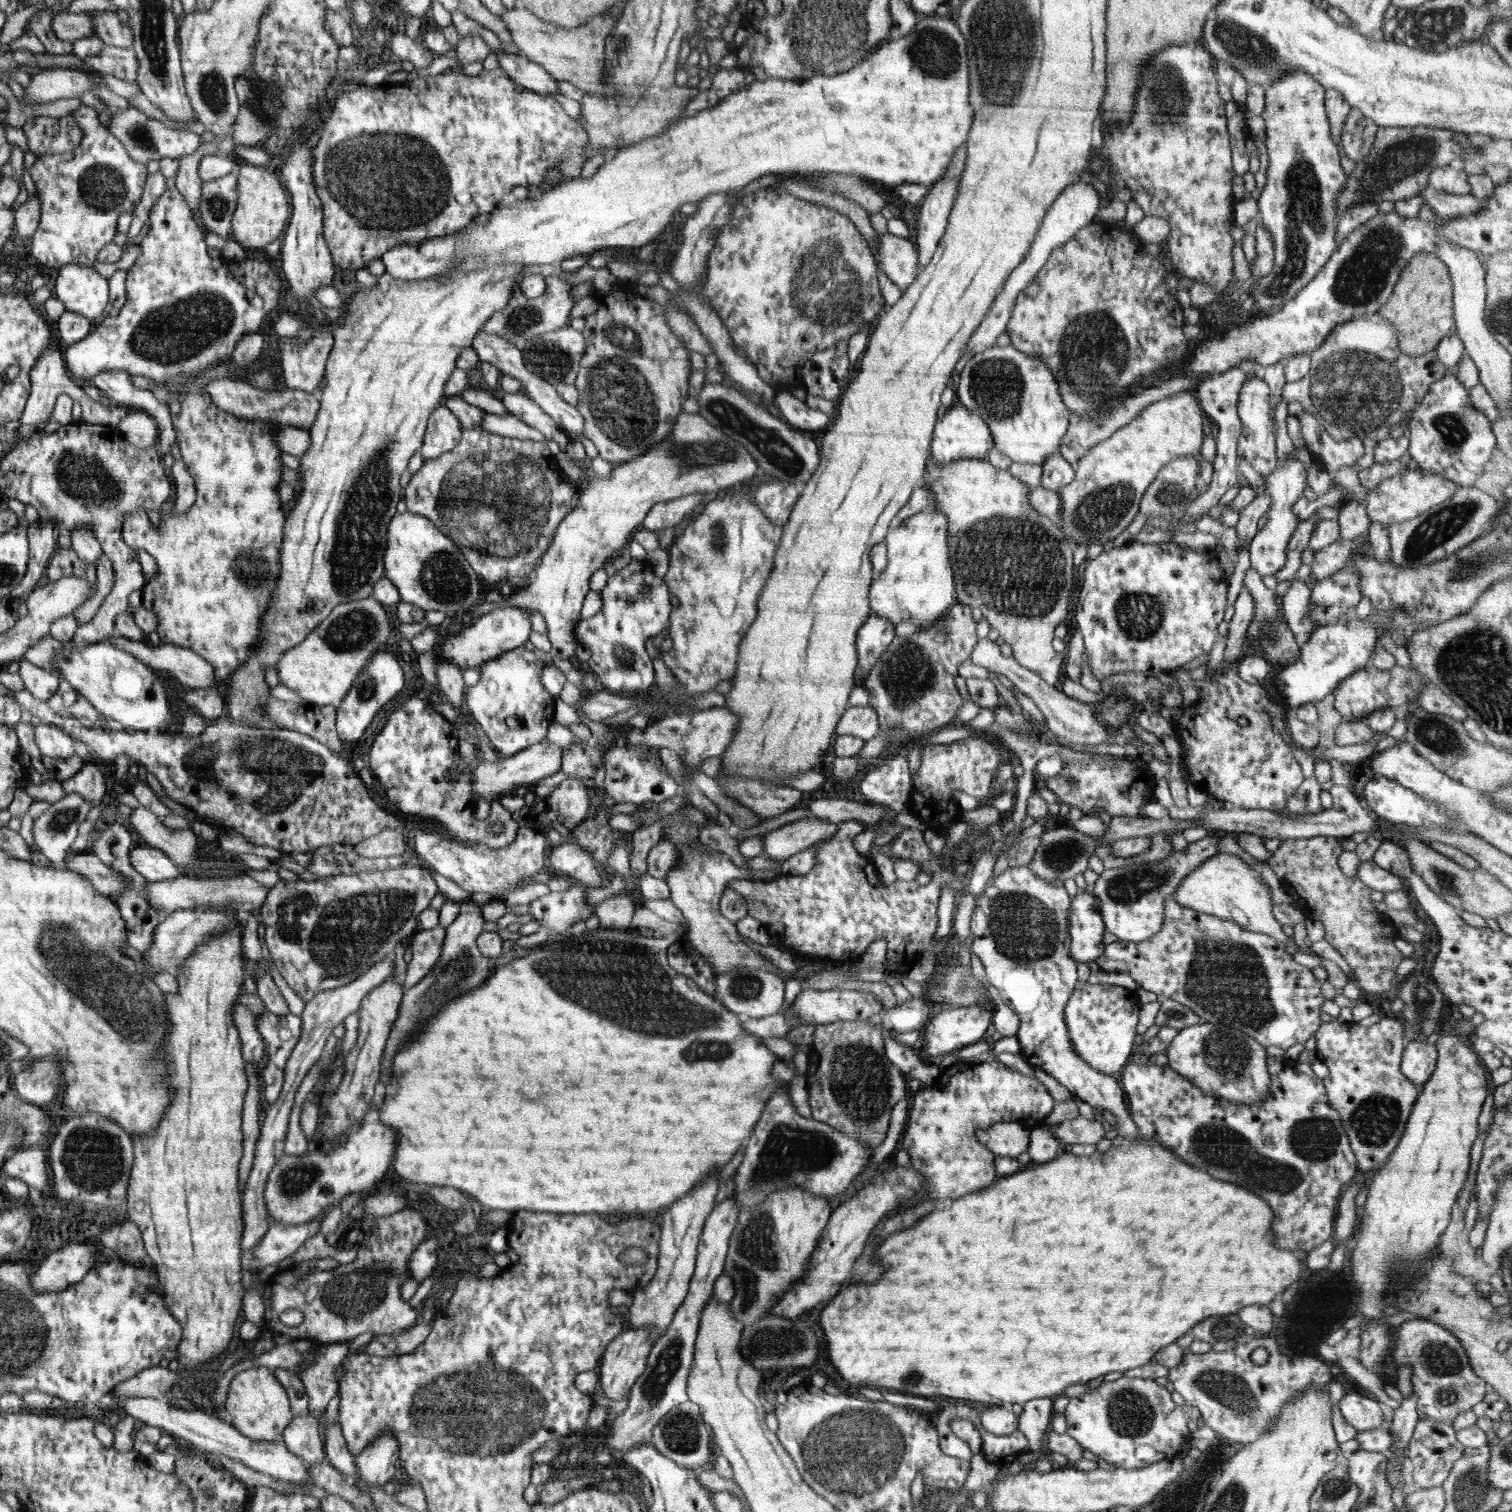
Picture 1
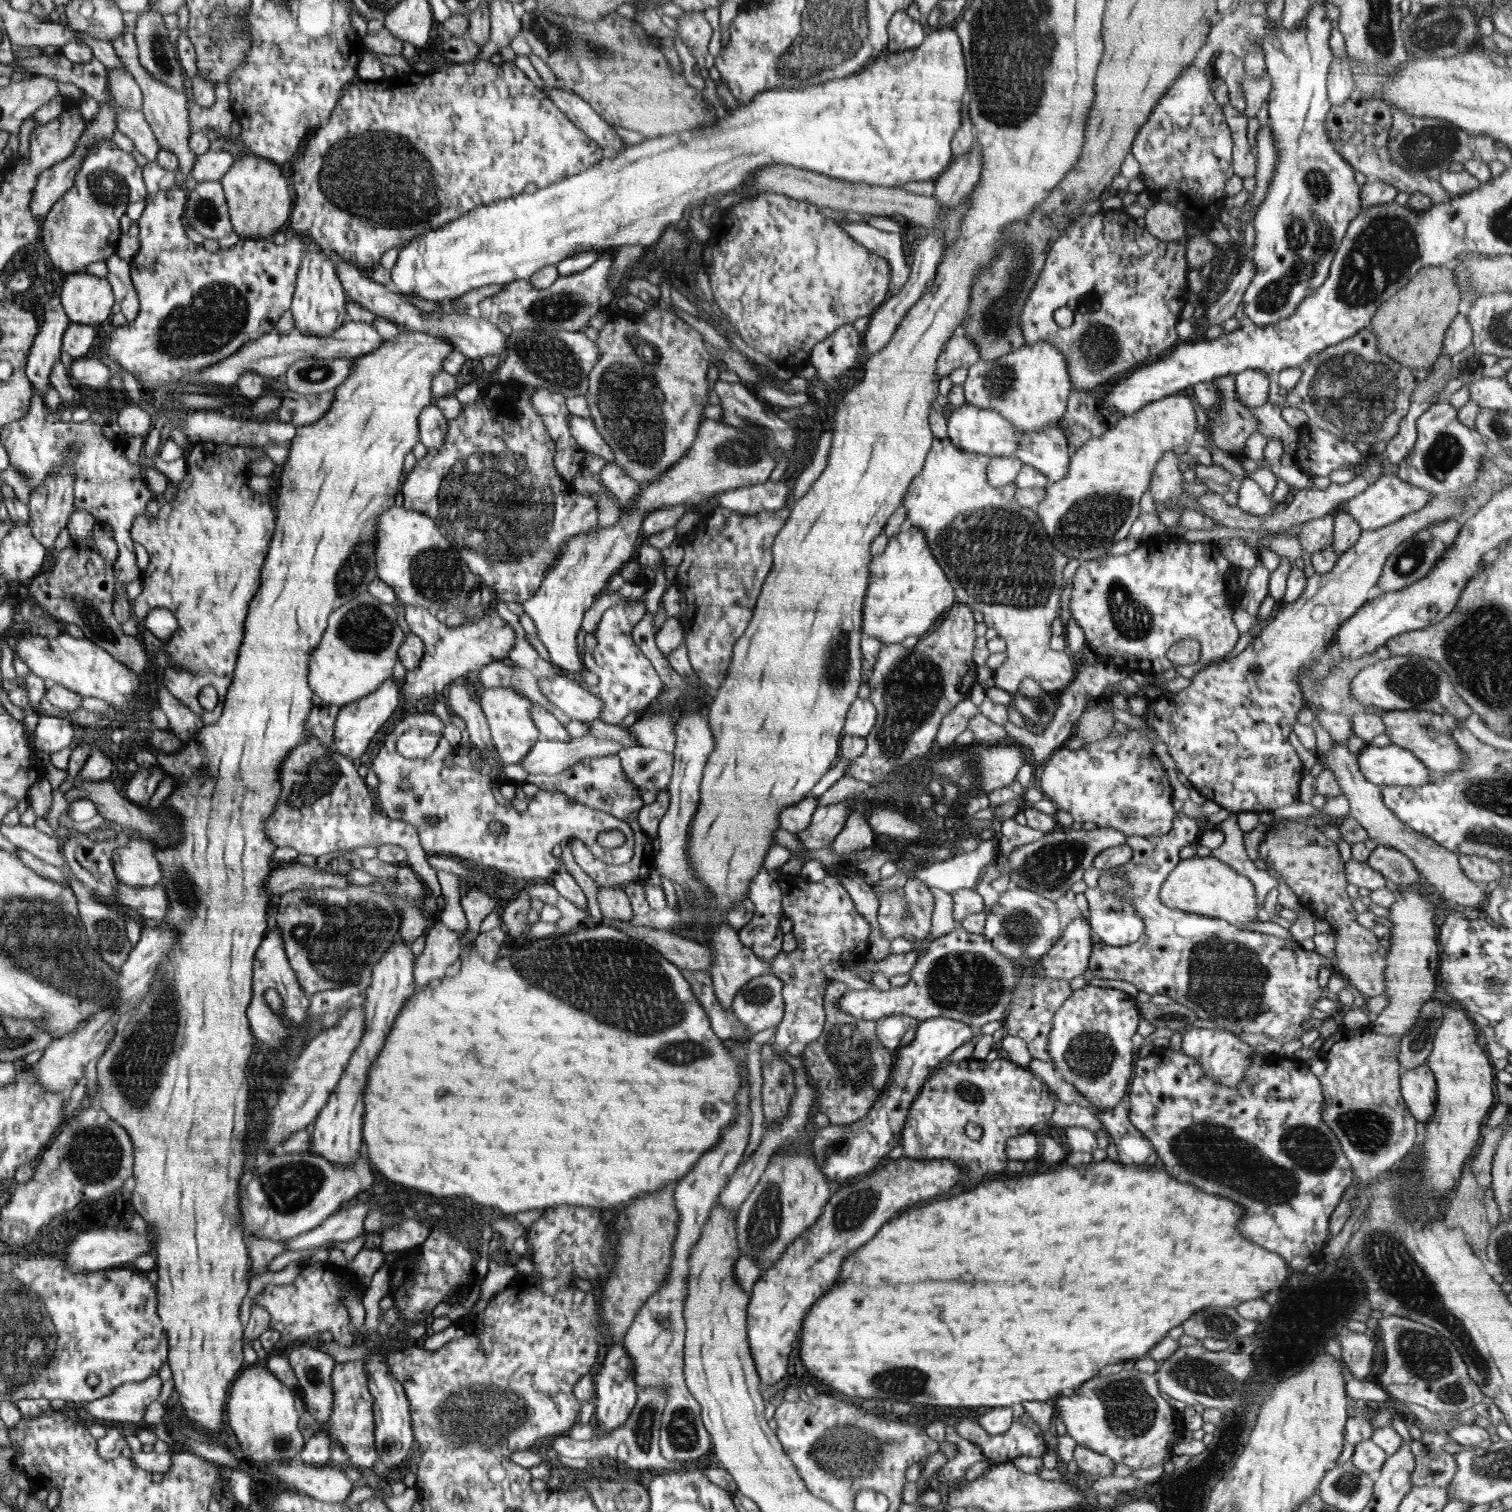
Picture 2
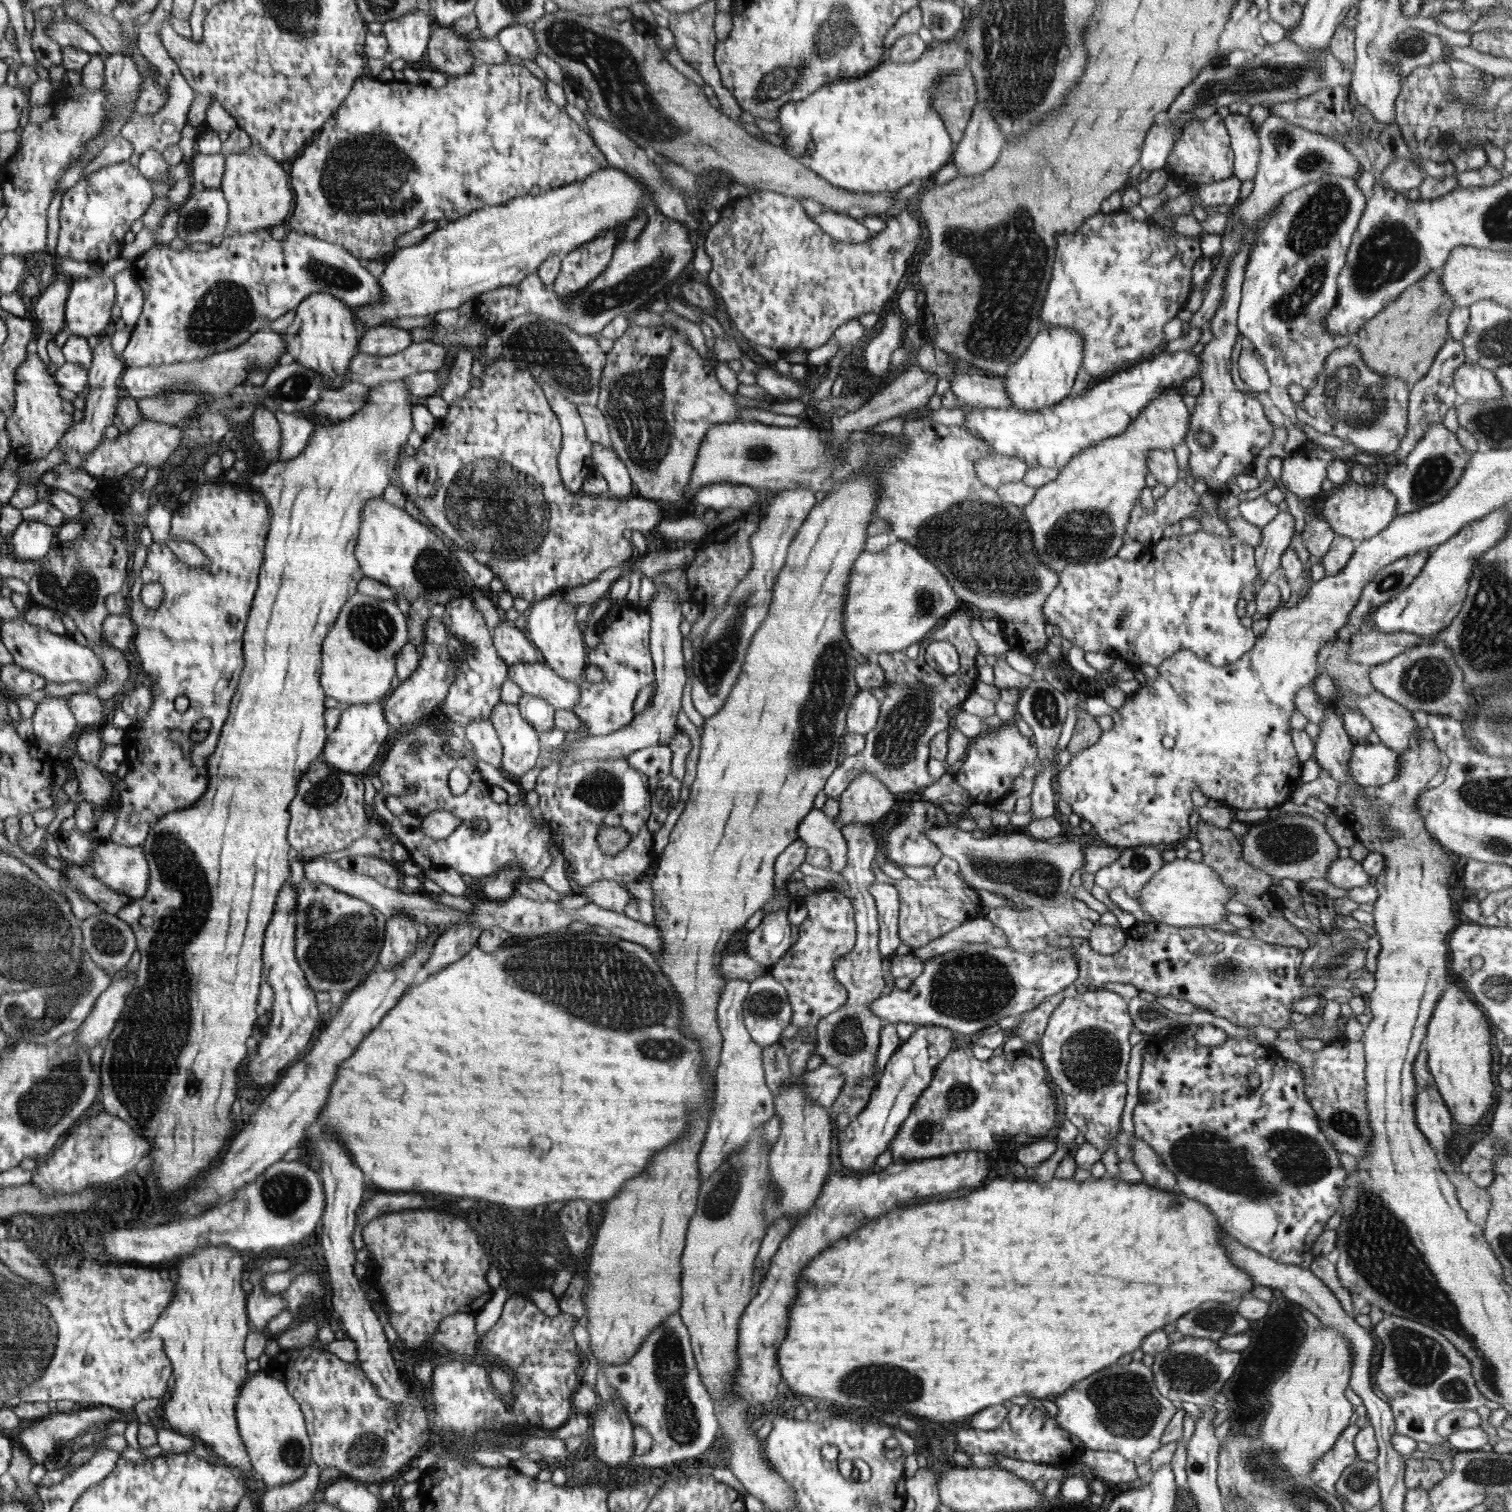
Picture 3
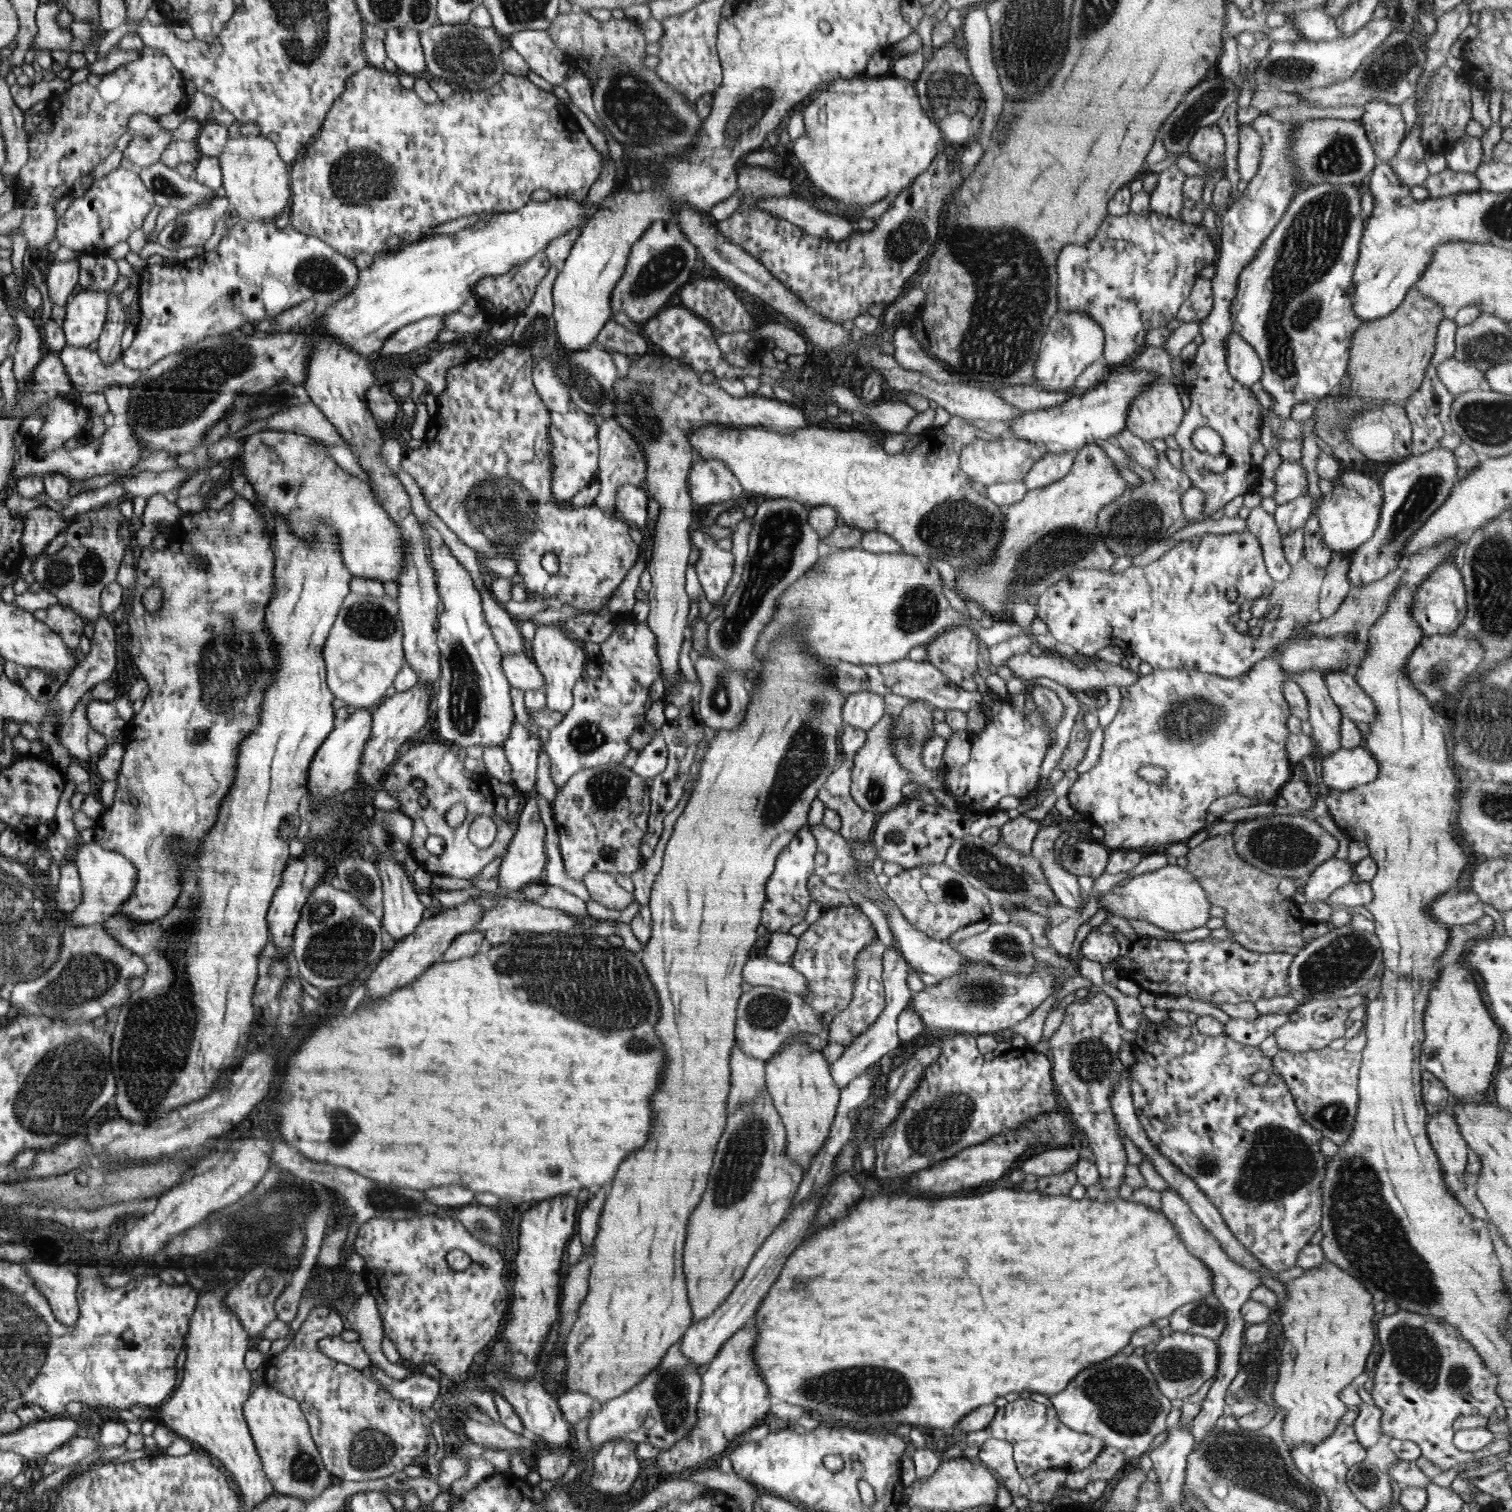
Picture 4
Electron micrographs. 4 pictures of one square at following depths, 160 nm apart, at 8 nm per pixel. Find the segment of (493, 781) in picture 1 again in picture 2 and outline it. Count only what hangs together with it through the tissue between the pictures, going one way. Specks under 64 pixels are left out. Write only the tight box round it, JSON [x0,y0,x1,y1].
[521,735,624,775]

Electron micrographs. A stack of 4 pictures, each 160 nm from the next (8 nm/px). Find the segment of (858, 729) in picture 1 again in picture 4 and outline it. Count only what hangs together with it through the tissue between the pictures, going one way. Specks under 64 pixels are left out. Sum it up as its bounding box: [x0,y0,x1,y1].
[843,691,884,732]

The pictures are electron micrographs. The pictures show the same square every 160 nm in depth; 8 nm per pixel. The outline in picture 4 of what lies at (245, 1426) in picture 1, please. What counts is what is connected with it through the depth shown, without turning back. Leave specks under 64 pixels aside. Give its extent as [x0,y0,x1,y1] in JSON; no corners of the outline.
[243,1383,331,1502]

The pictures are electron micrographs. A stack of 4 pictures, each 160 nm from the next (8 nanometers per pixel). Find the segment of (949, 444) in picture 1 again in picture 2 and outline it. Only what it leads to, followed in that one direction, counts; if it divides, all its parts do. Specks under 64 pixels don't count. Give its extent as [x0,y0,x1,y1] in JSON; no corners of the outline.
[947,403,1070,483]

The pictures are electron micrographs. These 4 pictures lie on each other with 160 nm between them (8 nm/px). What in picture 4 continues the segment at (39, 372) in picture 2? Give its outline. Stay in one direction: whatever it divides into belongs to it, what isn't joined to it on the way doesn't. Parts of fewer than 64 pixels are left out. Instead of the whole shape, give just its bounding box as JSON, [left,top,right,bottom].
[46,254,80,306]

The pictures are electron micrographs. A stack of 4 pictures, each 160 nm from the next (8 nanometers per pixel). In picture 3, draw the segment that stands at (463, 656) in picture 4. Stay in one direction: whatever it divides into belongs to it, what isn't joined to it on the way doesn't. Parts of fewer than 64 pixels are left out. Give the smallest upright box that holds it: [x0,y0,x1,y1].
[442,592,508,728]

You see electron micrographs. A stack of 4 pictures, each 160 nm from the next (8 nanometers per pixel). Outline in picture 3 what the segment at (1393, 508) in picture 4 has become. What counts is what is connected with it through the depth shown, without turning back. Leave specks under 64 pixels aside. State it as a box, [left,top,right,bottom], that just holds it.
[1384,422,1469,517]

